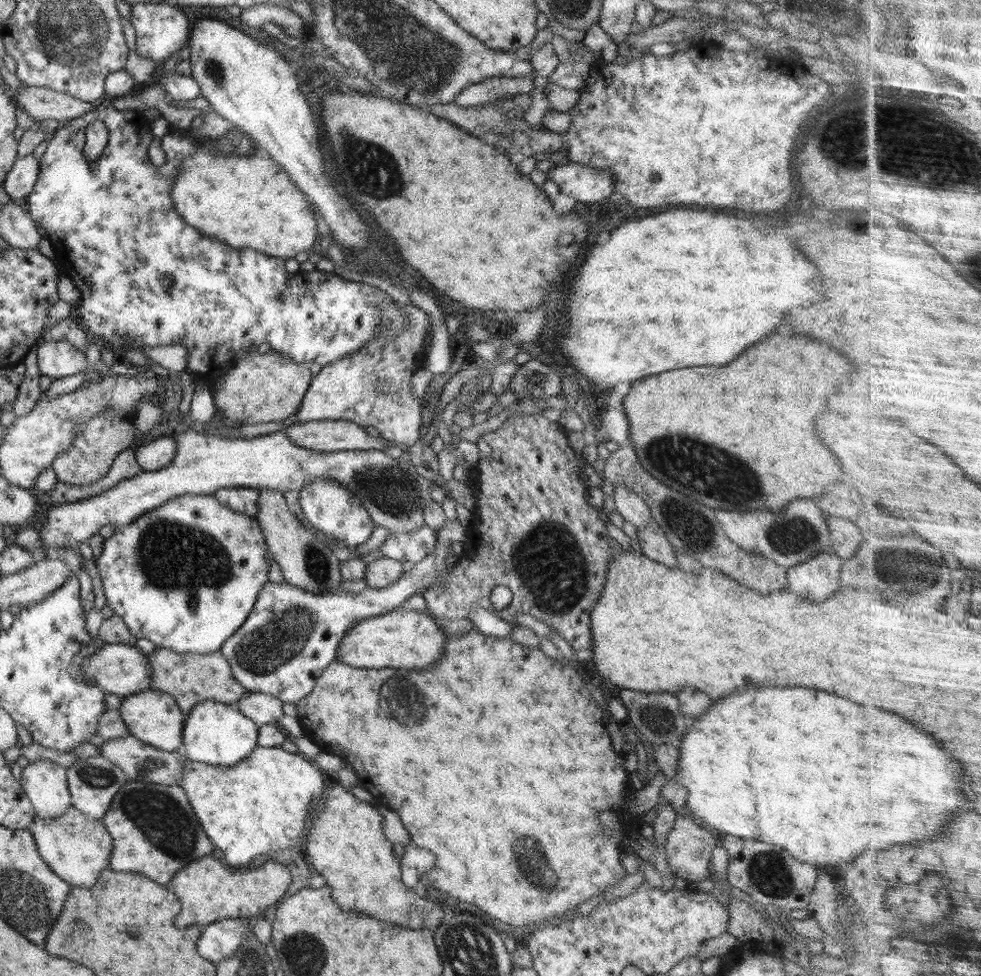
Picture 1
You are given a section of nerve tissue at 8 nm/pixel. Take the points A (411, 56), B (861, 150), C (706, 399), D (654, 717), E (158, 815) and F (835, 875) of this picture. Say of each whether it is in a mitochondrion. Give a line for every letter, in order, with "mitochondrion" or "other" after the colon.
A: mitochondrion
B: mitochondrion
C: other
D: mitochondrion
E: mitochondrion
F: other

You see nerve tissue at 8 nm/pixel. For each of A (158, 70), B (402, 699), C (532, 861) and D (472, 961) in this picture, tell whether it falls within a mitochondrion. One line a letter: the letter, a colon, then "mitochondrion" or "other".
A: other
B: mitochondrion
C: mitochondrion
D: mitochondrion

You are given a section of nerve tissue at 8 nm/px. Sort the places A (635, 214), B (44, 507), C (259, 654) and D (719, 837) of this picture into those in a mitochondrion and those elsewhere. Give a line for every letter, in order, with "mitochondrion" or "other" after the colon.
A: other
B: other
C: mitochondrion
D: other

